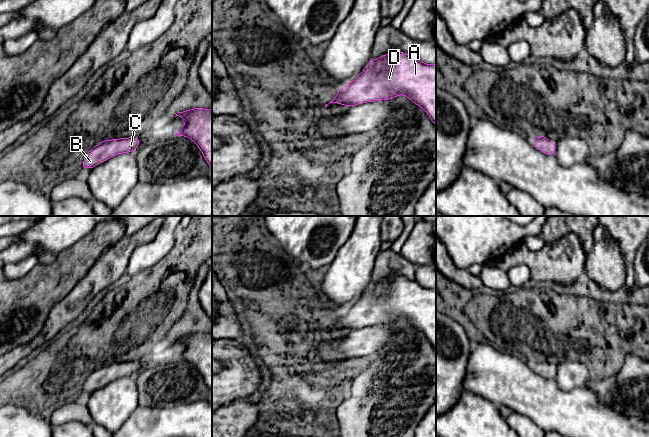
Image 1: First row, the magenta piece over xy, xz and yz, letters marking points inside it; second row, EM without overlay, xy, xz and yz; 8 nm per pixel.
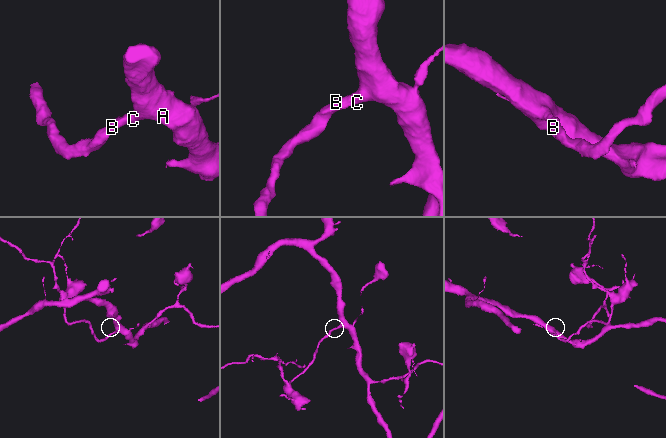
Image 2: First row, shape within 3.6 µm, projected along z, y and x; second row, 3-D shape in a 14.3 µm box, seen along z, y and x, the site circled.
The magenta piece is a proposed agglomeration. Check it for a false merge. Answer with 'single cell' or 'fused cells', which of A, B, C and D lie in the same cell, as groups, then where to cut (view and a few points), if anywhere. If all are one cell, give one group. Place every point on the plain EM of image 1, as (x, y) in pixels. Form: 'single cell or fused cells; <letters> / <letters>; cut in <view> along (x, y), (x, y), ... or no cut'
single cell; A B C D; no cut

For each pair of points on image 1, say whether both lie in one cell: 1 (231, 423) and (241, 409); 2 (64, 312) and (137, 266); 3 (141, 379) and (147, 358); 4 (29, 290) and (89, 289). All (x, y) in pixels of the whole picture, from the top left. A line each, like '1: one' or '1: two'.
1: one
2: two
3: two
4: two

